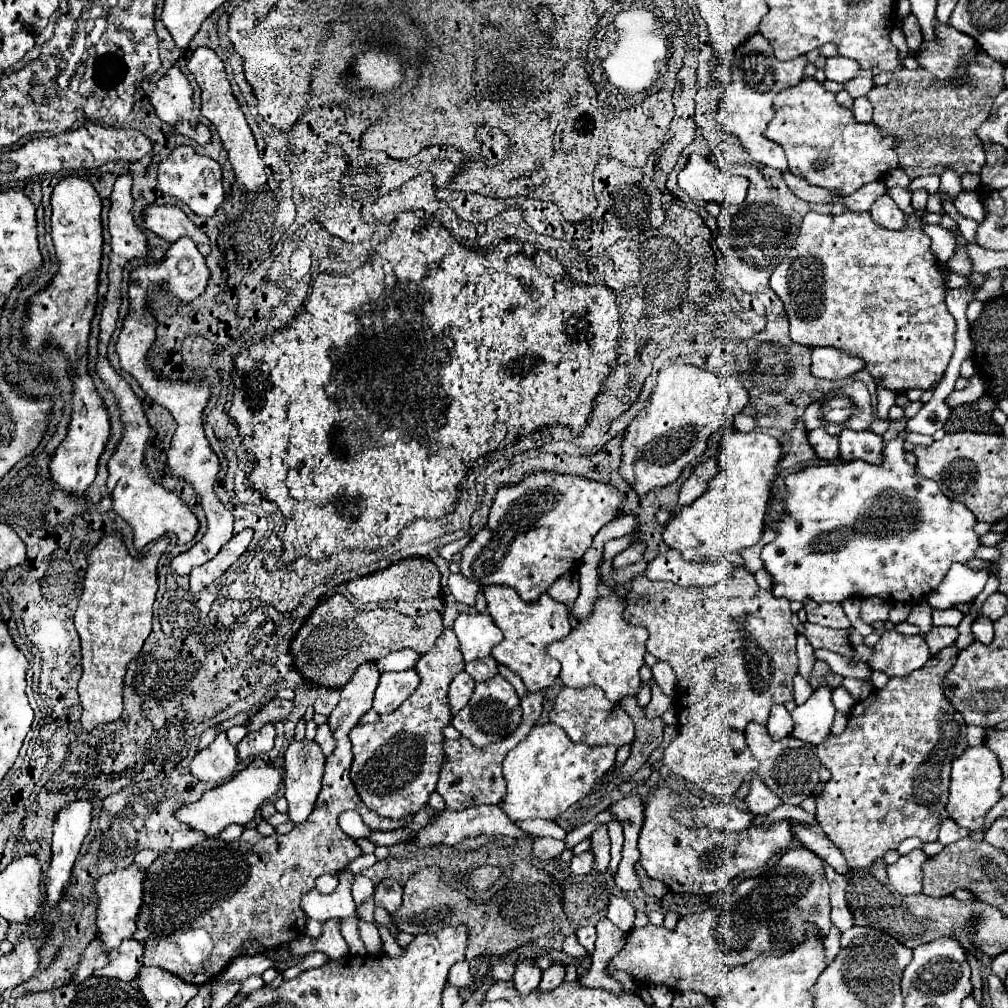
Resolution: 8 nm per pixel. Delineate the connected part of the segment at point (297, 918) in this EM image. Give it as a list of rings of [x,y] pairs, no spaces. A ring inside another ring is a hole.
[[[364,662],[342,688],[340,704],[328,718],[336,736],[336,750],[326,758],[322,792],[318,794],[314,812],[304,824],[298,824],[290,834],[282,836],[262,836],[256,828],[246,828],[244,834],[230,844],[218,838],[206,838],[190,850],[166,852],[148,868],[144,904],[134,934],[136,940],[146,944],[144,966],[160,966],[188,984],[206,984],[244,954],[242,946],[246,940],[260,942],[264,948],[290,944],[300,936],[300,922],[306,924],[308,920],[304,912],[300,916],[300,900],[306,892],[314,890],[314,880],[322,874],[340,874],[350,860],[362,854],[358,842],[342,832],[338,816],[346,810],[358,810],[372,830],[396,830],[410,822],[410,816],[396,822],[370,812],[350,780],[352,750],[348,732],[358,724],[358,718],[372,708],[378,678],[380,672],[376,664]],[[196,928],[210,932],[214,948],[202,964],[188,964],[180,950],[180,936]]]

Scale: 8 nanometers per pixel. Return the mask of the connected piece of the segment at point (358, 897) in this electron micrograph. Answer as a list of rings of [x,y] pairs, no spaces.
[[[356,874],[356,878],[354,878],[354,886],[352,886],[352,897],[355,904],[362,904],[365,900],[371,897],[376,888],[376,884],[370,880],[370,878],[366,878],[366,876],[362,876],[362,874]]]

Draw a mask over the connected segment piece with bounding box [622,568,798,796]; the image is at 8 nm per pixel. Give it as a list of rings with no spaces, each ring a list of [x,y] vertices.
[[[736,568],[734,570],[734,576],[730,576],[726,582],[720,582],[720,584],[714,584],[714,586],[702,586],[702,588],[700,586],[682,588],[682,586],[668,584],[668,582],[650,582],[646,576],[640,574],[630,584],[630,594],[628,594],[626,608],[624,608],[622,616],[624,616],[626,622],[630,622],[634,626],[648,628],[648,632],[650,632],[650,638],[648,638],[648,644],[646,644],[648,652],[652,656],[656,656],[658,660],[668,662],[674,668],[676,678],[678,678],[678,696],[674,700],[674,706],[678,710],[678,726],[680,726],[680,732],[678,732],[676,740],[664,752],[664,760],[662,760],[664,766],[668,766],[672,774],[682,776],[684,780],[700,786],[708,794],[714,794],[714,796],[732,796],[738,790],[740,782],[750,772],[754,772],[754,768],[758,768],[758,762],[750,756],[750,750],[744,744],[744,728],[746,728],[746,724],[748,722],[766,724],[768,712],[770,712],[770,706],[772,704],[786,704],[786,702],[792,700],[792,676],[798,670],[798,658],[796,658],[796,628],[790,622],[790,616],[792,616],[790,600],[776,598],[770,590],[760,588],[756,584],[756,580],[754,580],[754,574],[748,572],[748,570],[744,570],[744,568]]]

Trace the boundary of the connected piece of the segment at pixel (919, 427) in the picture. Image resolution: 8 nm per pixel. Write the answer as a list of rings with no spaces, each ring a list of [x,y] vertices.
[[[950,360],[944,380],[938,384],[938,388],[934,392],[934,398],[930,402],[926,402],[924,408],[914,418],[908,420],[906,431],[933,436],[936,431],[943,428],[950,416],[950,408],[946,406],[944,400],[954,390],[954,382],[960,376],[960,364],[962,362]]]

